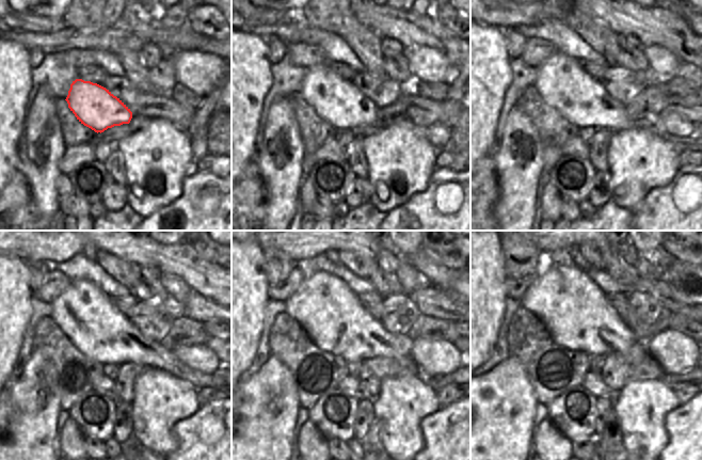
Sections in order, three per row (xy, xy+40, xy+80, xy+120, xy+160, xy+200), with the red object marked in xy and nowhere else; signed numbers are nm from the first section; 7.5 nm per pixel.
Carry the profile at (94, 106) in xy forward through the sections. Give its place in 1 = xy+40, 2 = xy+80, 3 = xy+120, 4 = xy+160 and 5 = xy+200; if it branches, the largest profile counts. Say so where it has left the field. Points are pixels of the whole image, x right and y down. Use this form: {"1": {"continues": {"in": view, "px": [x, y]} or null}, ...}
{"1": {"continues": {"in": "xy+40", "px": [339, 102]}}, "2": {"continues": {"in": "xy+80", "px": [563, 83]}}, "3": {"continues": {"in": "xy+120", "px": [91, 319]}}, "4": {"continues": {"in": "xy+160", "px": [333, 317]}}, "5": {"continues": {"in": "xy+200", "px": [576, 313]}}}

